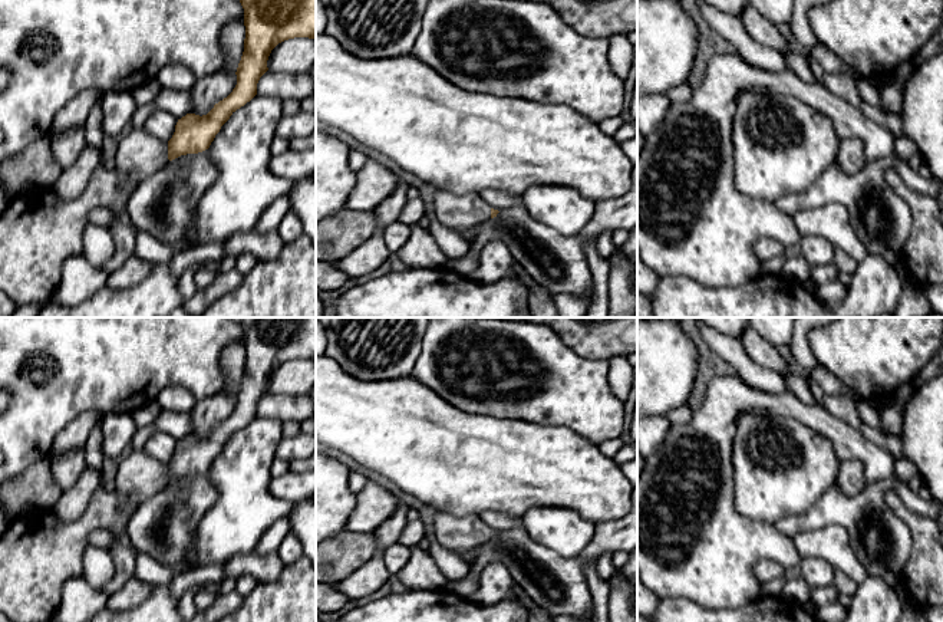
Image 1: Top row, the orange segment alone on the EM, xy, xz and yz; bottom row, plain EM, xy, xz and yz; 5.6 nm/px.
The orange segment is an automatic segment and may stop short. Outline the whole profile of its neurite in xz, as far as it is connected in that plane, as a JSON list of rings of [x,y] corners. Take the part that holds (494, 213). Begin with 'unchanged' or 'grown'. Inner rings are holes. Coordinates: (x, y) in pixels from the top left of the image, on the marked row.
grown | [[[448,190],[435,191],[436,223],[446,228],[477,228],[479,224],[497,217],[498,213],[479,194],[456,194]]]

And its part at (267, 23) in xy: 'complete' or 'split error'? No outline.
split error

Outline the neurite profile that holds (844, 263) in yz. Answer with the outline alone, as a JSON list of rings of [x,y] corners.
[[[841,249],[835,250],[834,263],[840,273],[848,273],[848,274],[854,274],[858,266],[858,263]]]

